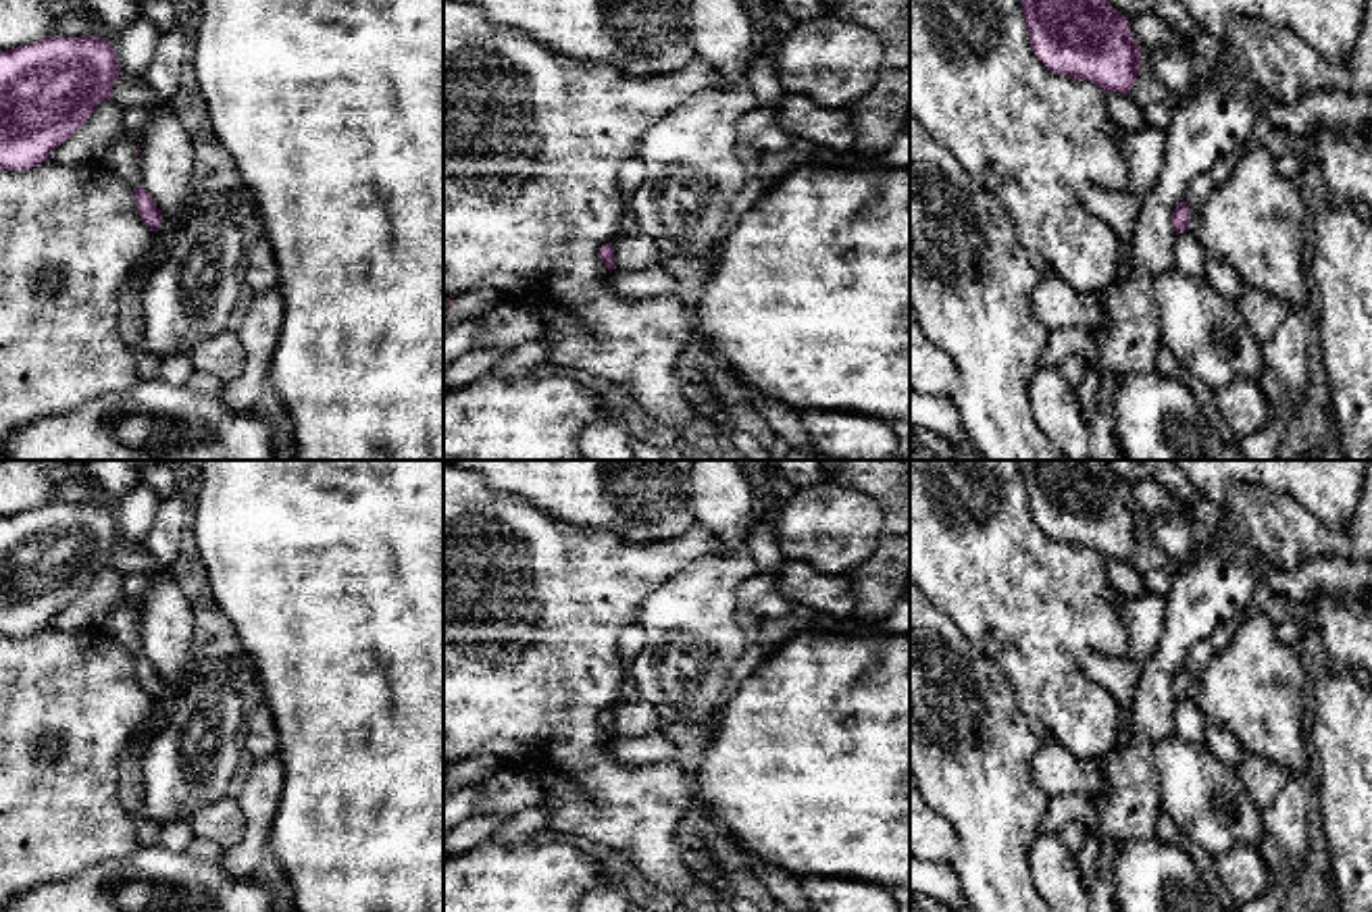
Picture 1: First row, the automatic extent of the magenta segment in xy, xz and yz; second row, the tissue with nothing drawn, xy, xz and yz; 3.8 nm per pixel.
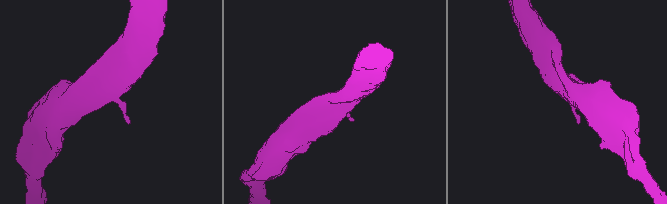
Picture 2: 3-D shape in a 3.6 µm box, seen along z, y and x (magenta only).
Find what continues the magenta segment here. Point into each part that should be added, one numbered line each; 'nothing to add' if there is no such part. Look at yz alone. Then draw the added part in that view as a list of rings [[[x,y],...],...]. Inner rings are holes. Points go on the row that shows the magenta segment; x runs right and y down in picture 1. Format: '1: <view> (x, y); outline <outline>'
nothing to add

